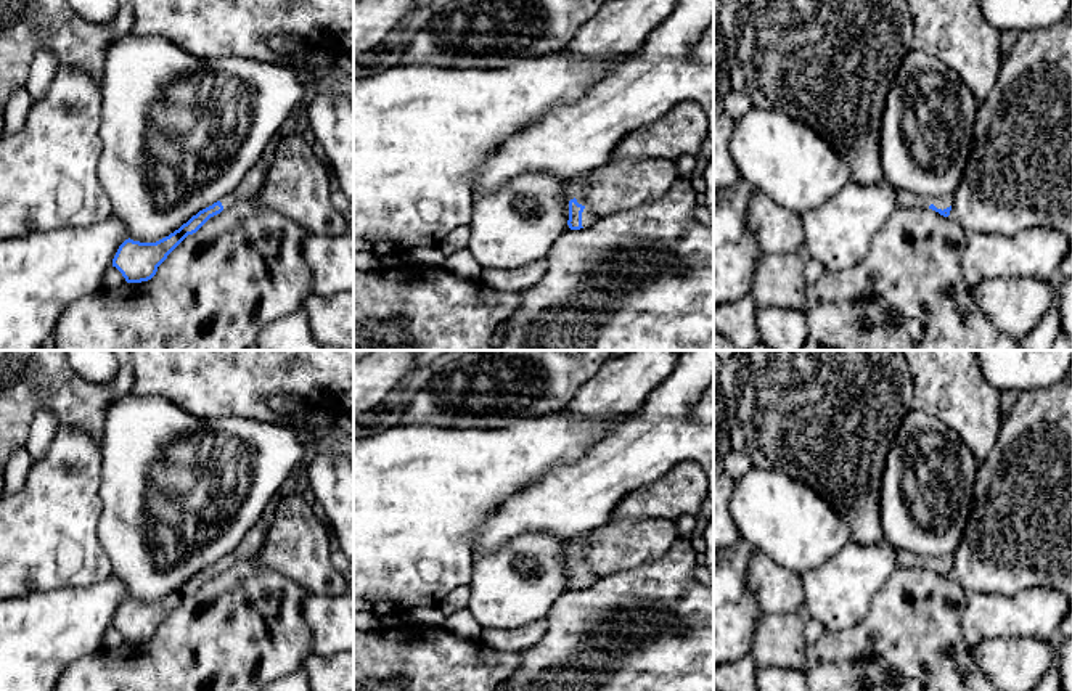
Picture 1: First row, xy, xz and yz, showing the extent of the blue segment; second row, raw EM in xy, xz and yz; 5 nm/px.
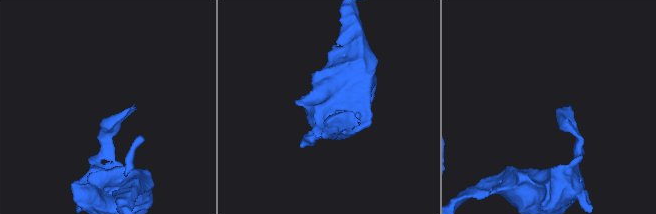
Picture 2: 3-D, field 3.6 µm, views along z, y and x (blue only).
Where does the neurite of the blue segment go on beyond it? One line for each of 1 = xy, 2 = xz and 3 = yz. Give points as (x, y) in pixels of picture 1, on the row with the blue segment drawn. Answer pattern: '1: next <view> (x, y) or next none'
1: next xy (251, 183)
2: next xz (579, 183)
3: next yz (905, 200)

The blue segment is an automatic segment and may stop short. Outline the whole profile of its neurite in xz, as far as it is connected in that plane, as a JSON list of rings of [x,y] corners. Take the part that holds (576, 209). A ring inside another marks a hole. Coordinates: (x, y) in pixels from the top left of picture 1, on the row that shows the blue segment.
[[[579,175],[572,183],[572,194],[574,198],[569,201],[569,220],[567,225],[571,230],[580,230],[593,225],[598,217],[593,215],[587,207],[585,207],[585,191],[588,188],[588,183],[585,177]]]

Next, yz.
[[[897,191],[897,196],[898,196],[900,207],[905,207],[905,209],[929,207],[943,217],[950,215],[951,204],[953,204],[953,198],[924,199],[924,198],[918,198],[908,191]]]

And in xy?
[[[276,133],[272,143],[265,148],[260,161],[246,174],[243,182],[228,196],[199,211],[169,236],[156,243],[140,243],[130,238],[125,239],[113,259],[113,267],[122,273],[127,283],[151,280],[156,275],[158,267],[188,235],[196,233],[211,217],[220,214],[223,209],[228,209],[238,201],[252,199],[257,194],[280,140],[281,135]]]

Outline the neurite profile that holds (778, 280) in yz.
[[[760,254],[749,296],[757,307],[784,307],[805,310],[807,281],[802,254]]]

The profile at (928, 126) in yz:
[[[911,50],[881,117],[881,169],[895,191],[953,198],[971,156],[979,103],[940,59]]]

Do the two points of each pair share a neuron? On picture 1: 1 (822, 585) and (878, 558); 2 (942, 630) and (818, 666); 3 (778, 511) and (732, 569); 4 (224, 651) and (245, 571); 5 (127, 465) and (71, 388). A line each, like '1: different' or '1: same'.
1: same
2: same
3: different
4: same
5: different

